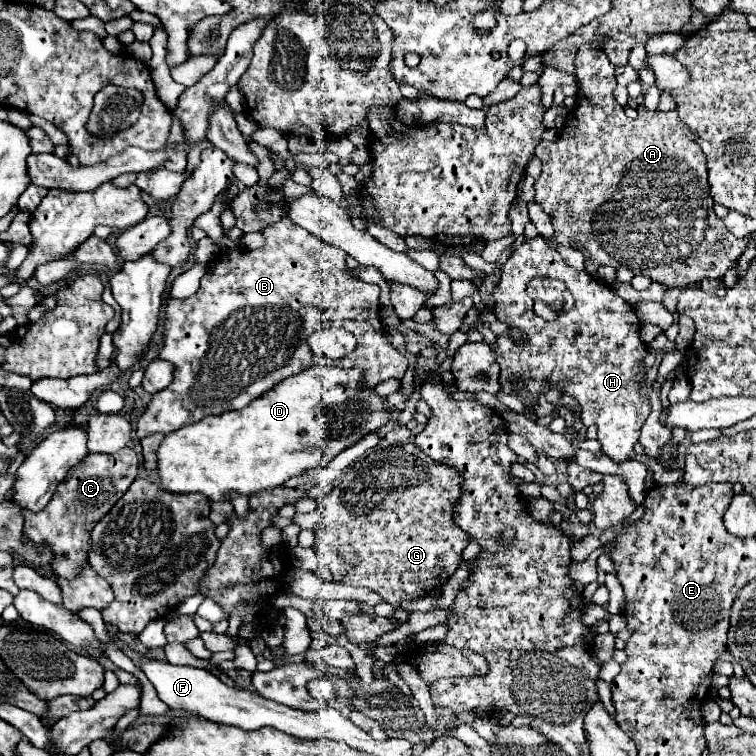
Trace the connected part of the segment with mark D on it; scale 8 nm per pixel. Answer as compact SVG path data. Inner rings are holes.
M312 365L294 377L286 377L286 381L280 381L262 397L250 401L246 409L206 417L198 425L186 425L178 433L170 433L158 449L158 473L162 487L172 493L202 493L212 501L222 501L228 491L254 495L262 489L274 489L306 469L322 467L324 457L328 465L328 461L340 451L390 423L394 409L388 409L386 397L378 395L372 387L360 387L362 381L364 375L358 367L342 369Z

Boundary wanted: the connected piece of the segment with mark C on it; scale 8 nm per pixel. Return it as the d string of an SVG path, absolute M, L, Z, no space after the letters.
M126 447L112 455L88 453L70 473L66 481L58 485L54 497L42 513L24 517L24 535L34 543L48 545L54 549L54 573L60 577L76 577L78 569L88 561L88 543L92 527L110 511L110 507L126 493L130 483L136 479L138 457L132 447Z

